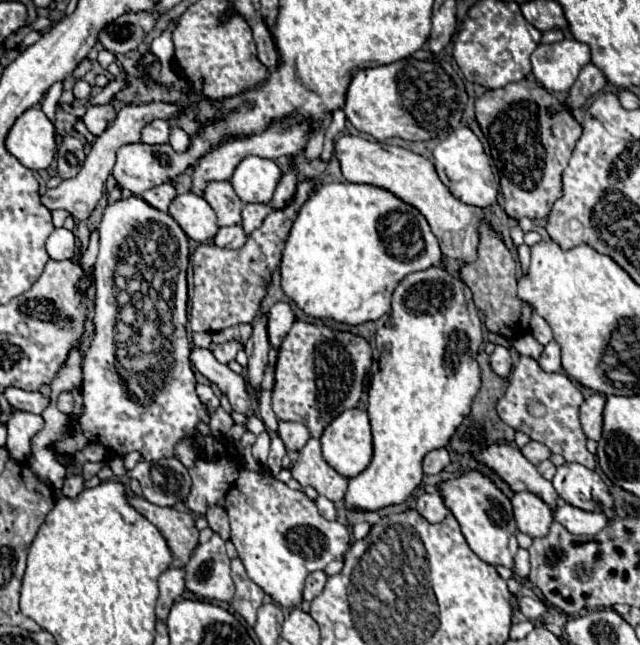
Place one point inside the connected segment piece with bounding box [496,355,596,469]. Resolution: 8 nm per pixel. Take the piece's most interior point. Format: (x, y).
(543, 405)

